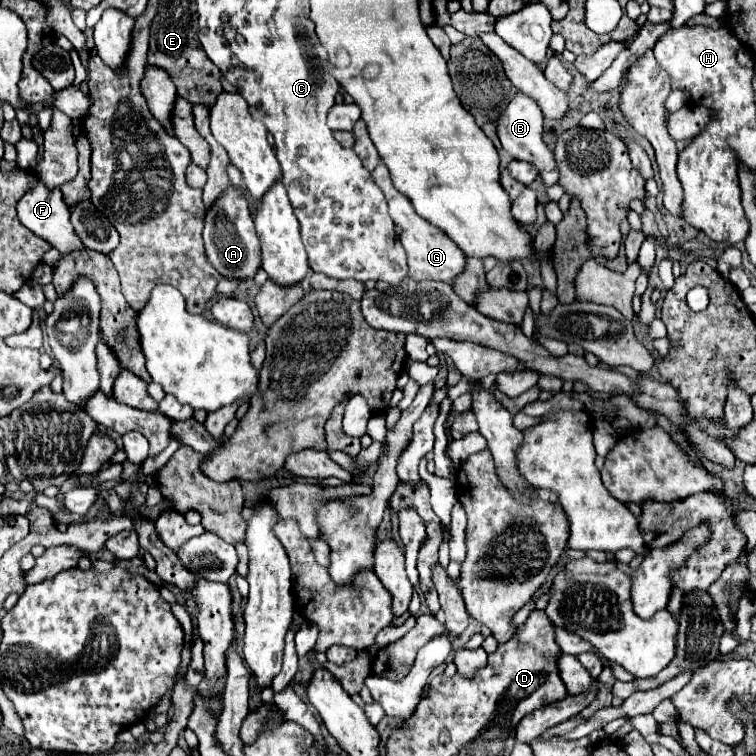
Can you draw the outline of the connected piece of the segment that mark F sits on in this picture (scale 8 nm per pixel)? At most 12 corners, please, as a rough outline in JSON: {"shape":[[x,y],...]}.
{"shape":[[35,182],[19,222],[61,254],[83,248],[61,190]]}

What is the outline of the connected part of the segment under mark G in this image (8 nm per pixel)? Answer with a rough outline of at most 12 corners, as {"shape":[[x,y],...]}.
{"shape":[[379,164],[371,176],[403,230],[409,276],[451,282],[465,254],[421,218]]}

